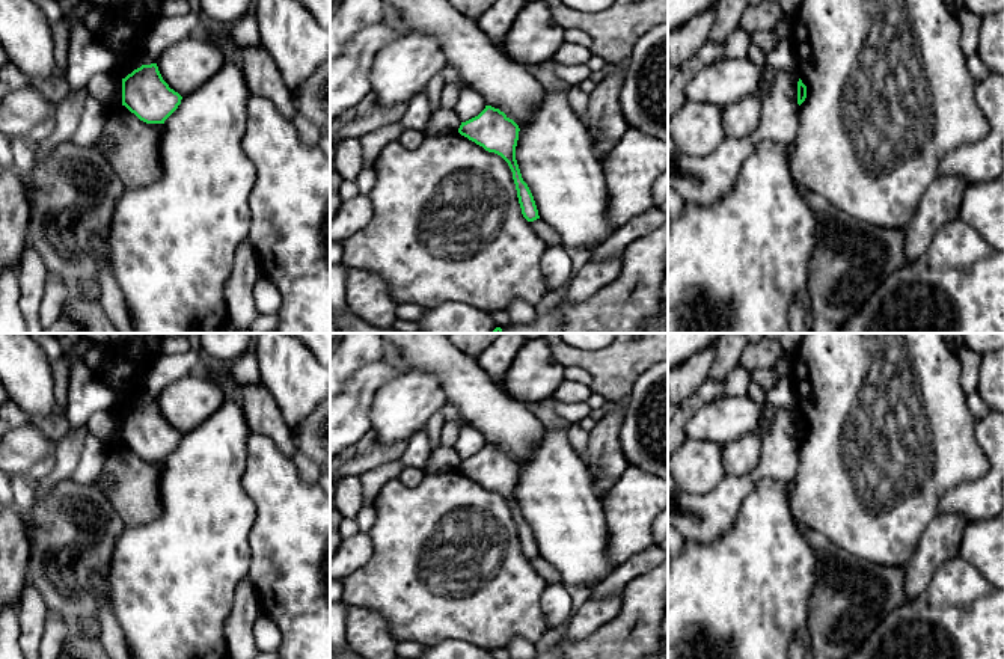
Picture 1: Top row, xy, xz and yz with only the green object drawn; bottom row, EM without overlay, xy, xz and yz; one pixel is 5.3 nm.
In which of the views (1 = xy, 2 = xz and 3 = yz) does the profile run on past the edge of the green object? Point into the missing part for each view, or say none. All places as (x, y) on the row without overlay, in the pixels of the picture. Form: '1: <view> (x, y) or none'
1: none
2: none
3: none

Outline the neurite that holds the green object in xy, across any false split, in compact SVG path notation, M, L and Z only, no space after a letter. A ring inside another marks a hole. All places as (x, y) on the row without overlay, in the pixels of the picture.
M157 401L142 403L122 416L122 443L146 461L164 461L181 437L163 418Z

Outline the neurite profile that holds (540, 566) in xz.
M537 556L534 559L529 559L534 570L543 576L547 582L562 582L562 576L558 569L555 569L552 564L549 564L541 556Z

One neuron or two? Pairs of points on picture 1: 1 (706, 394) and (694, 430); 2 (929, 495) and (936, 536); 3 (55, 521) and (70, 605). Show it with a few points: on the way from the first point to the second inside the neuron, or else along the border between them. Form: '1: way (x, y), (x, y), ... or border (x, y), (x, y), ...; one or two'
1: border (734, 395), (704, 404), (688, 421), (685, 436); two
2: border (939, 511), (923, 530), (914, 548); two
3: way (64, 542), (64, 584); one

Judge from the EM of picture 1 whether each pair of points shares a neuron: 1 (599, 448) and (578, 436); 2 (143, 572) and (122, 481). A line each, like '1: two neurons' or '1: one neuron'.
1: two neurons
2: two neurons

